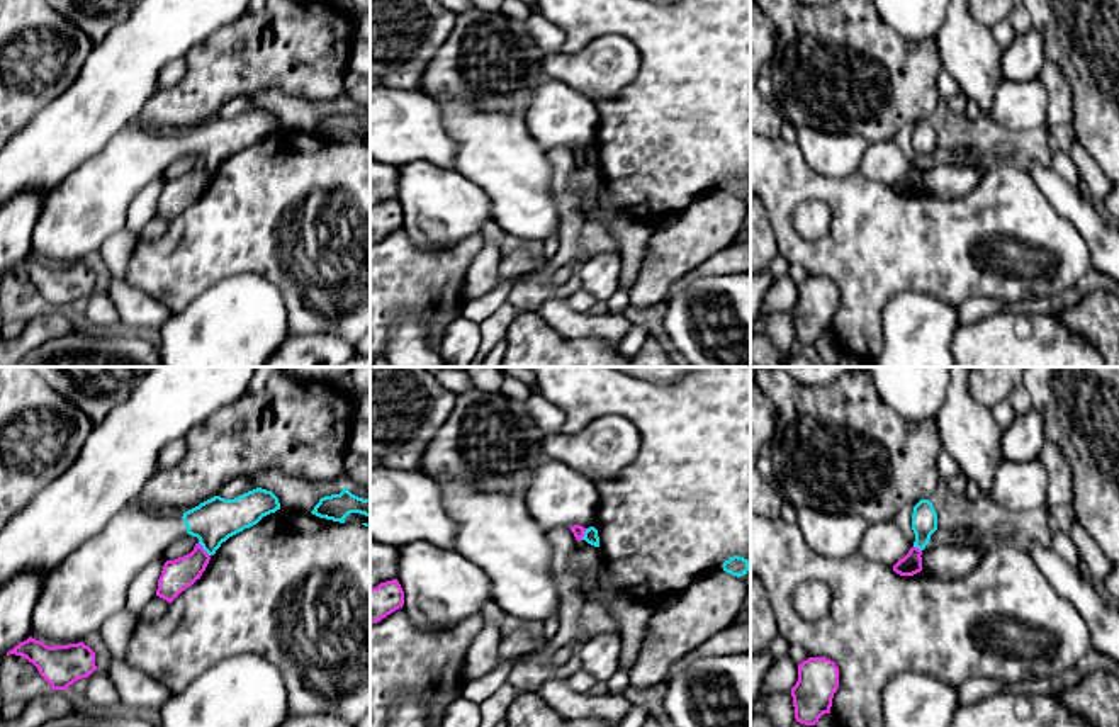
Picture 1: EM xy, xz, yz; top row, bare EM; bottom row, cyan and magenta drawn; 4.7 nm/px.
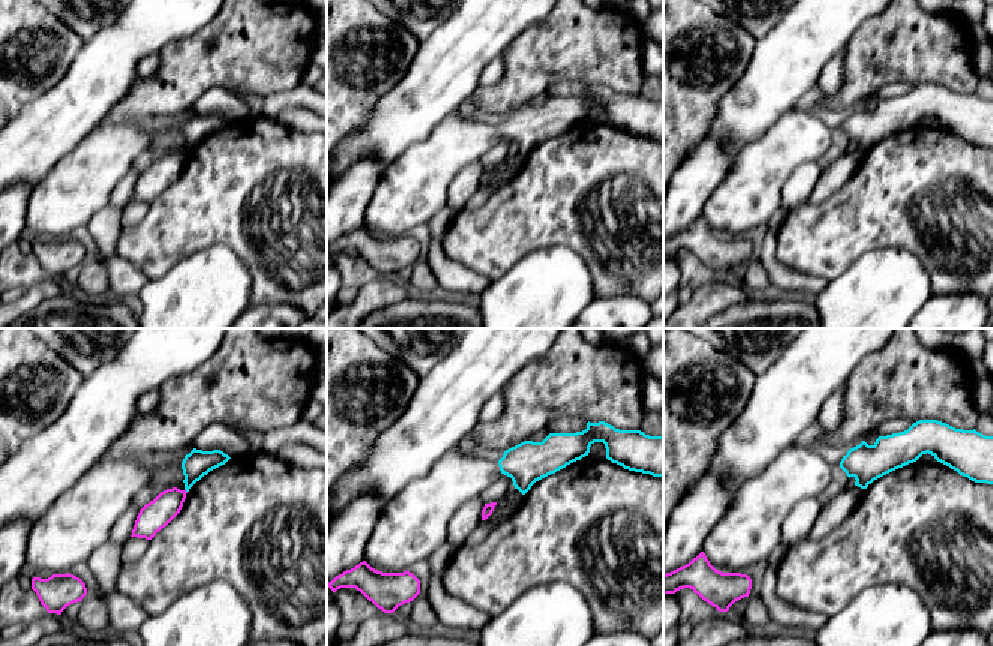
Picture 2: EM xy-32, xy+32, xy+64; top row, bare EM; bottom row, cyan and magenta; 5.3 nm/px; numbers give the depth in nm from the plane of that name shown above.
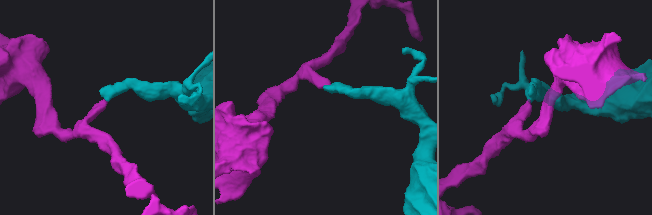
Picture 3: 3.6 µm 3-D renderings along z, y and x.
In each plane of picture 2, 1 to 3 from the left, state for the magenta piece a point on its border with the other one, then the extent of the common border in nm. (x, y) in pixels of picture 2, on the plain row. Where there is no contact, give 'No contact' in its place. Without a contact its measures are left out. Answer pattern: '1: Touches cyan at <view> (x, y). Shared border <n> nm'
1: No contact
2: No contact
3: No contact

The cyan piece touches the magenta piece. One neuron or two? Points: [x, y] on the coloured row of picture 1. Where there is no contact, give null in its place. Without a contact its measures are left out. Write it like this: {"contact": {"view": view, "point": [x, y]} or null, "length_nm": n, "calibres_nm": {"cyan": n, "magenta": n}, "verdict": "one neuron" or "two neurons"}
{"contact": {"view": "xy", "point": [202, 547]}, "length_nm": 90, "calibres_nm": {"cyan": 220, "magenta": 150}, "verdict": "two neurons"}

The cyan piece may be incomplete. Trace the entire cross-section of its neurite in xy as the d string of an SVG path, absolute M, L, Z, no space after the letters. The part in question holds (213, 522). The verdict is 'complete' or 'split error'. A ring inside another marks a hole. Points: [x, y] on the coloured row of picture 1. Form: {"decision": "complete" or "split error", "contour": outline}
{"decision": "split error", "contour": "M256 487L234 499L214 496L182 516L166 511L127 506L119 511L102 532L85 540L42 584L31 618L31 637L54 645L82 642L102 628L104 622L126 606L126 591L132 579L153 561L187 535L197 537L202 549L214 555L229 537L256 525L263 516L280 510L278 498Z"}

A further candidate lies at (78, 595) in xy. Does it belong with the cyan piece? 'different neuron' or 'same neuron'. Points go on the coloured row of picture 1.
same neuron

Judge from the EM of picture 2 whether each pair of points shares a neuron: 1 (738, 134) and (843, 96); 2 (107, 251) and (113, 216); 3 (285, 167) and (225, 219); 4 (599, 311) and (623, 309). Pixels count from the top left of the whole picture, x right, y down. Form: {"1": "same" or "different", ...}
{"1": "different", "2": "same", "3": "same", "4": "same"}

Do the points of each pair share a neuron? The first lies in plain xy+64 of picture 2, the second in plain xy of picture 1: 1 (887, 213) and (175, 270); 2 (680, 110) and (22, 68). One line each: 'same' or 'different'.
1: same
2: same

